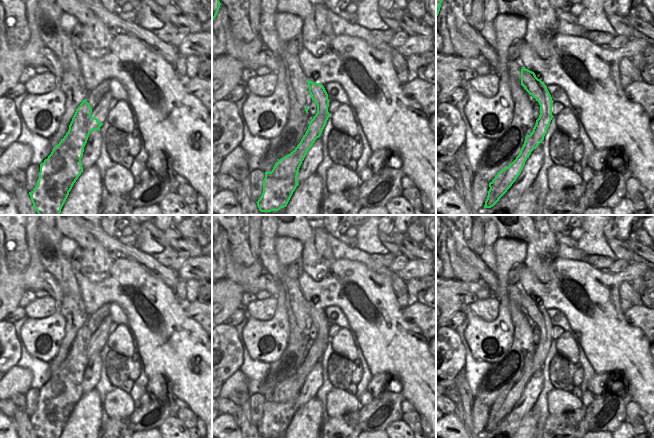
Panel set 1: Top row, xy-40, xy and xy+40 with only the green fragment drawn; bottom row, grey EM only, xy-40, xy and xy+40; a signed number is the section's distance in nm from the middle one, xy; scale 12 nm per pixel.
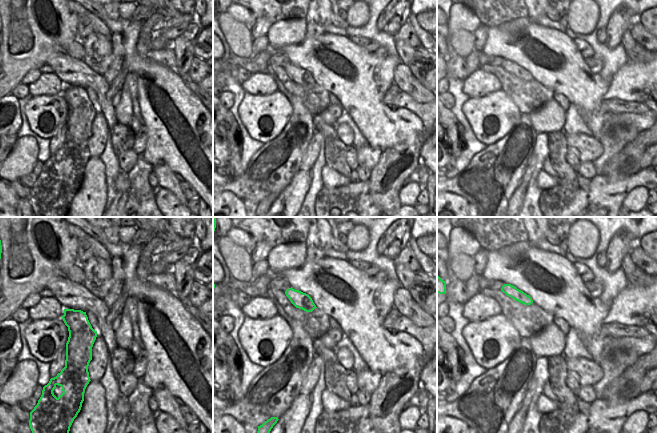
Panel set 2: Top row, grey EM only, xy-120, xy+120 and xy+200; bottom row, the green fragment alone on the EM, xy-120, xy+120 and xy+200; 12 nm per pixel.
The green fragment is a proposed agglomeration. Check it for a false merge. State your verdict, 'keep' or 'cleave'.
cleave

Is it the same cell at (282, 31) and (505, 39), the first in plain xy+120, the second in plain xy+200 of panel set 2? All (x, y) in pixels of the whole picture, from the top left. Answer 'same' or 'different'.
different

